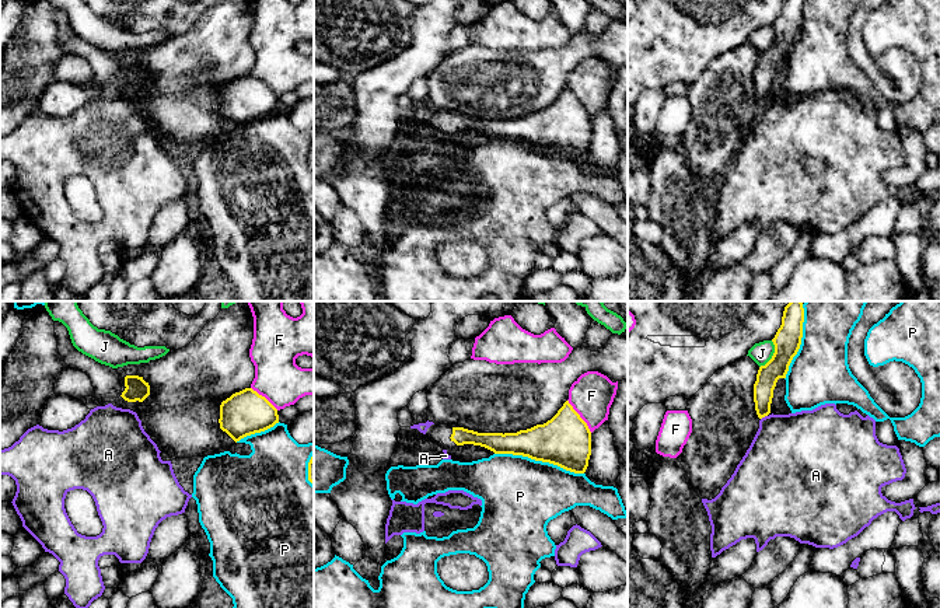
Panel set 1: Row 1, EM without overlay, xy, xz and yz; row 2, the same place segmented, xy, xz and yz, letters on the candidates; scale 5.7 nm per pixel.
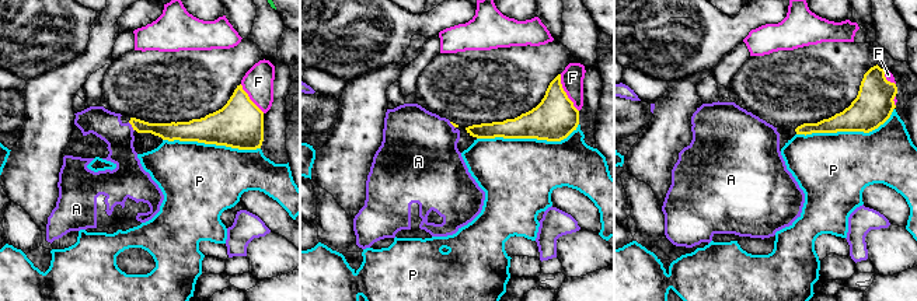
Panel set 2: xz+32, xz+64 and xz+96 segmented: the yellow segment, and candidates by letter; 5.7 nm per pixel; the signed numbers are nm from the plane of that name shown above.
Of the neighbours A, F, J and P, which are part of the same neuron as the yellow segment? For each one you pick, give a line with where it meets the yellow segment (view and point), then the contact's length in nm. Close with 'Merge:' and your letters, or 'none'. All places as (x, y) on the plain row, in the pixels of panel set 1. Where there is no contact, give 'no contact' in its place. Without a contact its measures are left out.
A: yz (764, 102) | 50 nm
Merge: A

